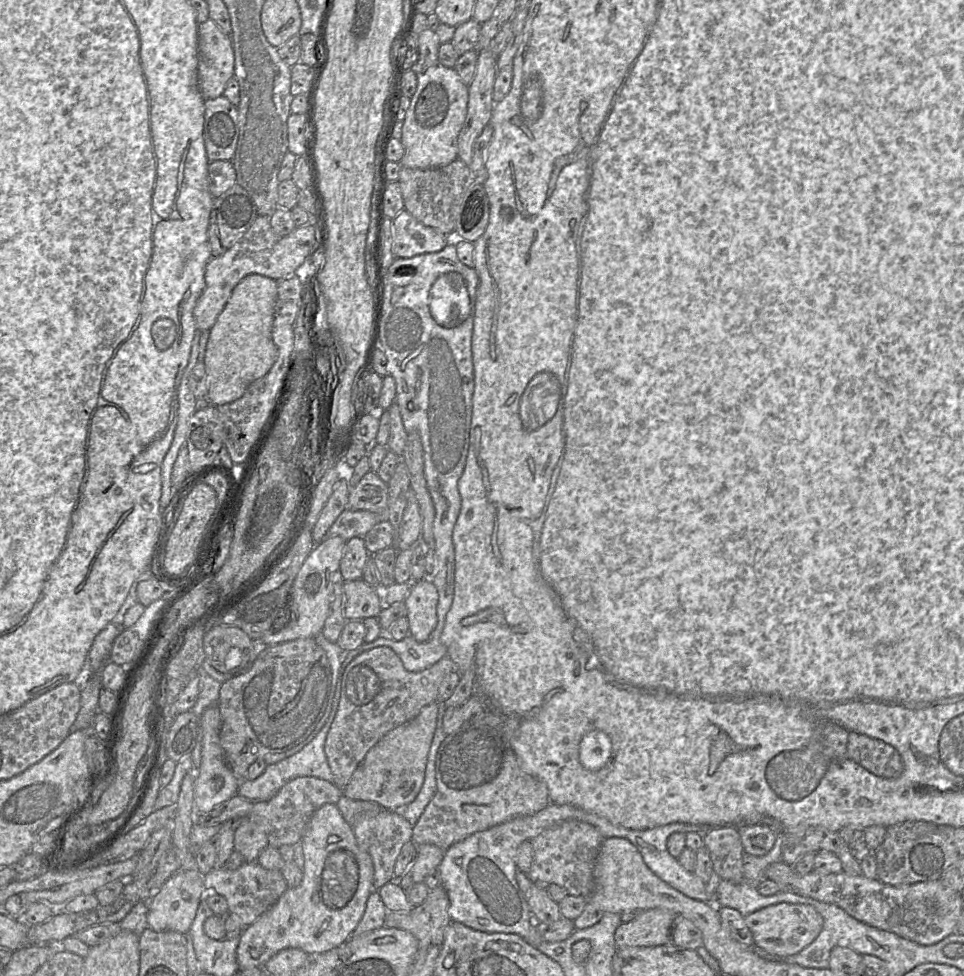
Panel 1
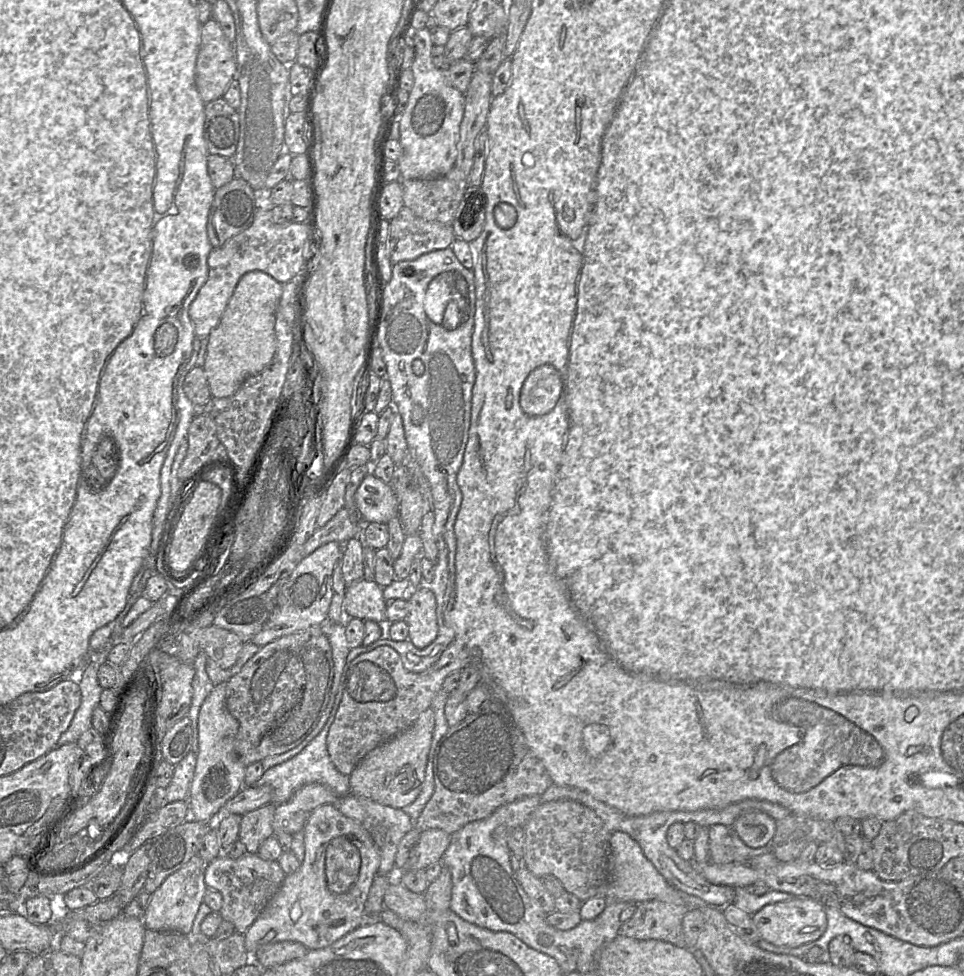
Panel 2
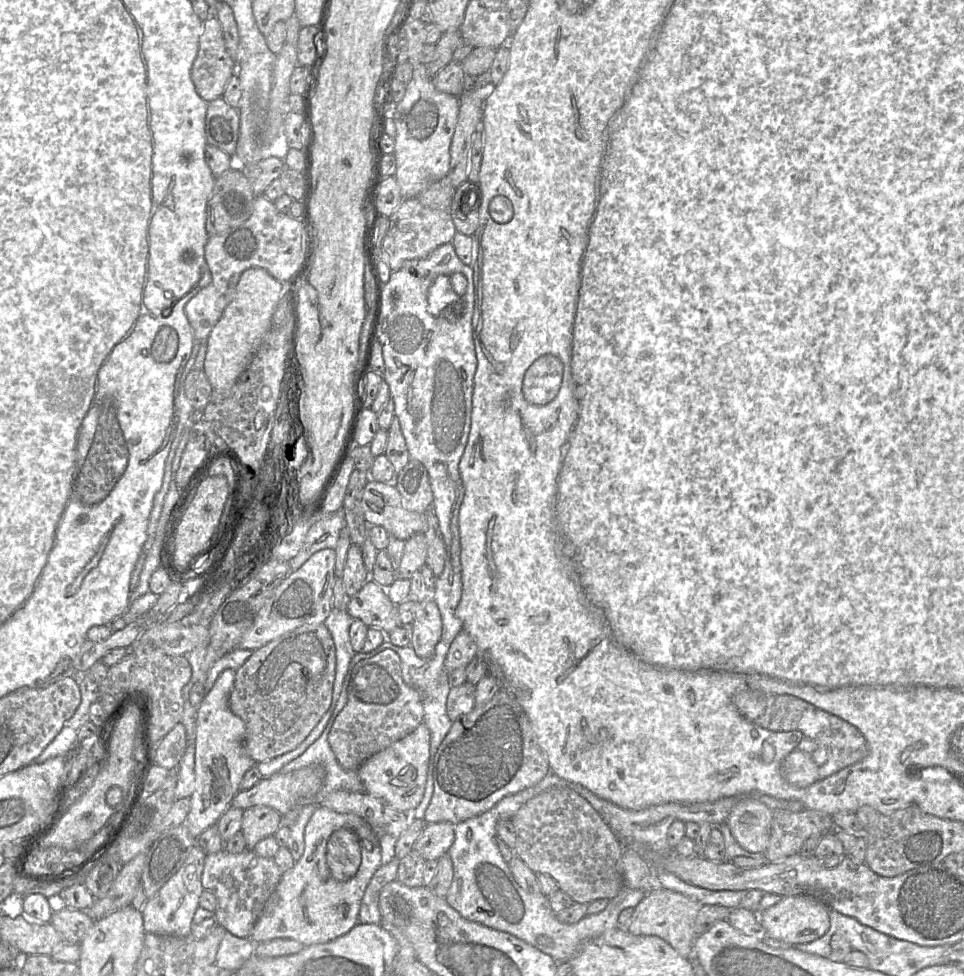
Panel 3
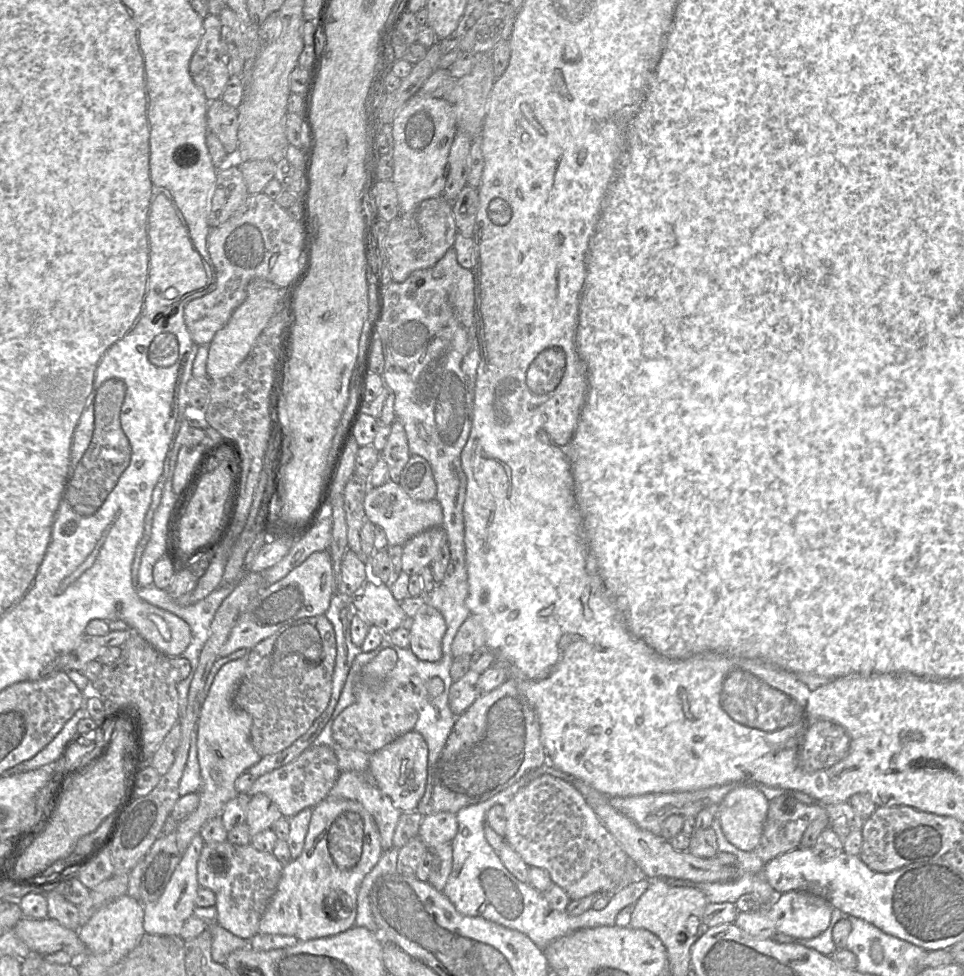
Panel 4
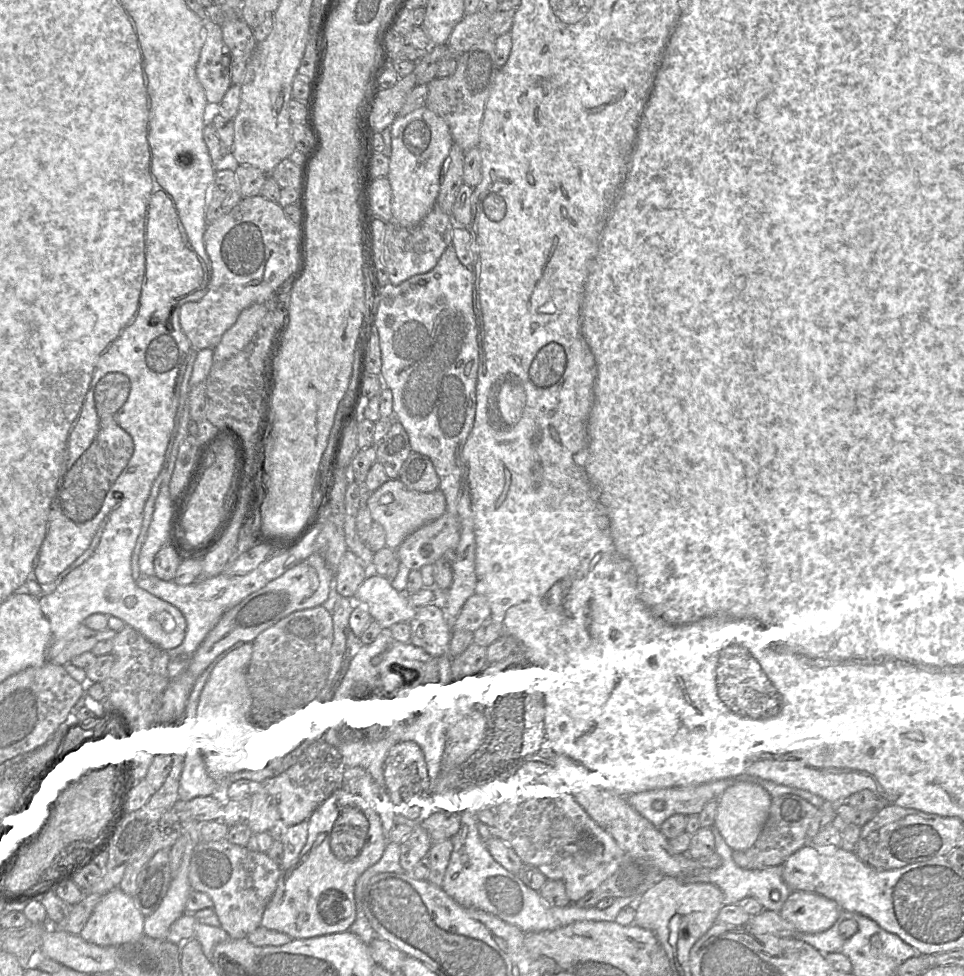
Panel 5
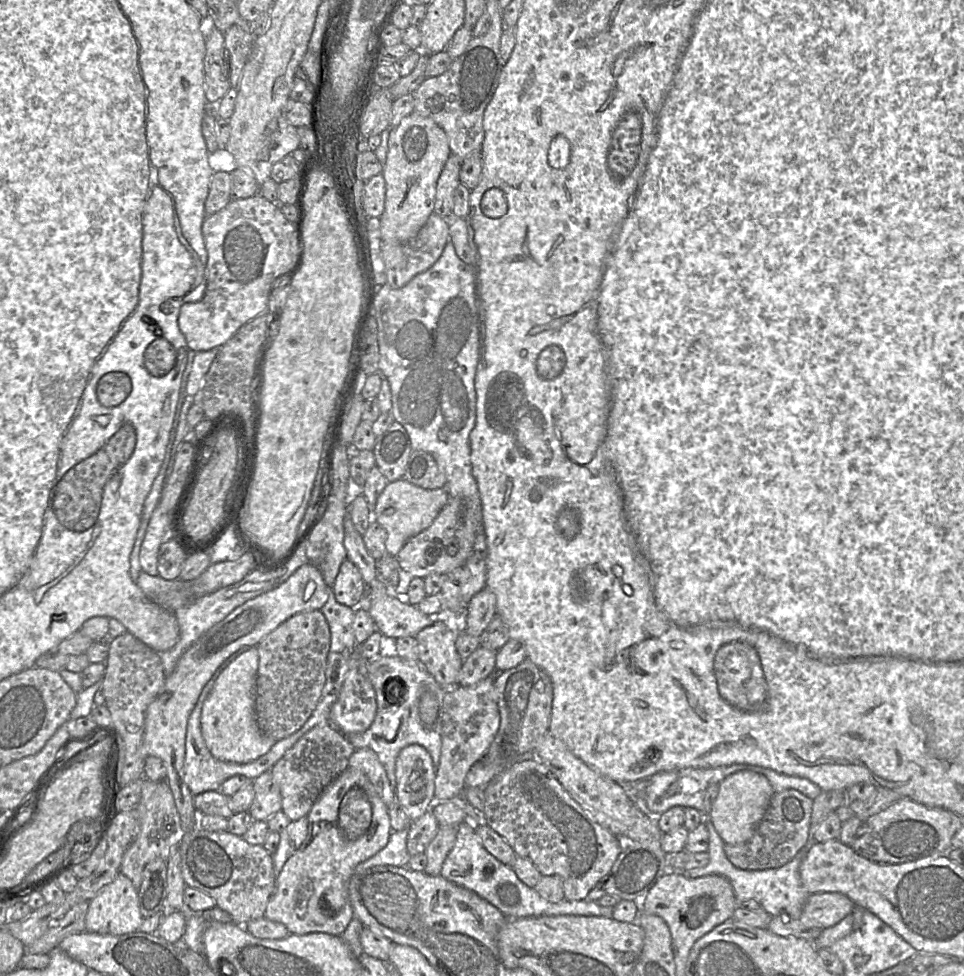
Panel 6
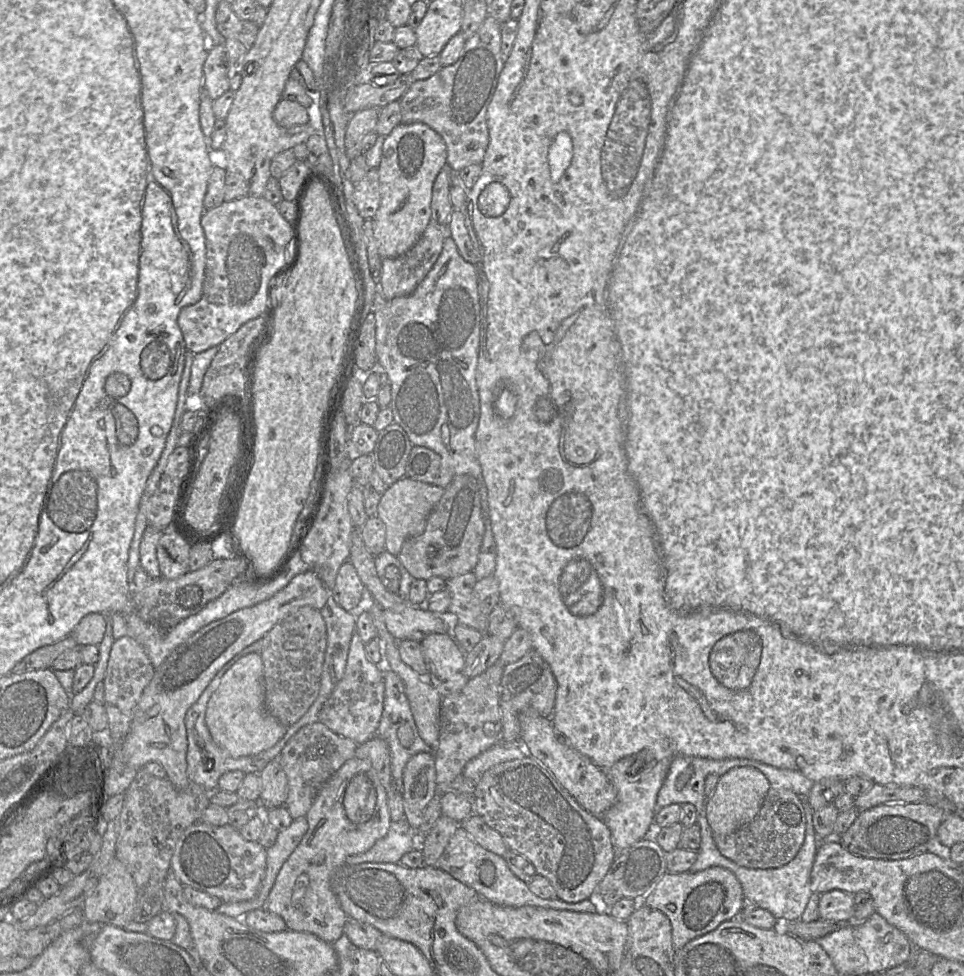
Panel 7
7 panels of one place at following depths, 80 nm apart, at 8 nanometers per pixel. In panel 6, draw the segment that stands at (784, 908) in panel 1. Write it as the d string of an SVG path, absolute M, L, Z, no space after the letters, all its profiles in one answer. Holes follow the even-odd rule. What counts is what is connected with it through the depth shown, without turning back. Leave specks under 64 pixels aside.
M838 892L810 894L799 919L806 926L826 929L851 914L854 906L849 897Z

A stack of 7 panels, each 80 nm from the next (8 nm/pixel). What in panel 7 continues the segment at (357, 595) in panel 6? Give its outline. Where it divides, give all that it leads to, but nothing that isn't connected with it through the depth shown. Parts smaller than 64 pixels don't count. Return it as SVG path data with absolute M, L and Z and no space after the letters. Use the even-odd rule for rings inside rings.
M349 561L344 562L340 567L331 594L334 601L348 612L352 612L360 605L361 598L367 602L373 601L371 594L366 590L356 569Z

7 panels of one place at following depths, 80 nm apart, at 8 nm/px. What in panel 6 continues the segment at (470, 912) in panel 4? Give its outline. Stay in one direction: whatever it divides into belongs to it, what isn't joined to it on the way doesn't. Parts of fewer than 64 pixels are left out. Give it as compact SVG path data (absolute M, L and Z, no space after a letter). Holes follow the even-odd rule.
M468 820L457 826L455 844L442 865L440 875L456 885L475 892L501 911L508 919L558 915L613 918L613 907L600 907L597 901L569 901L565 899L558 903L552 903L542 898L534 888L524 884L510 866L500 862L483 847L473 828L473 823Z

